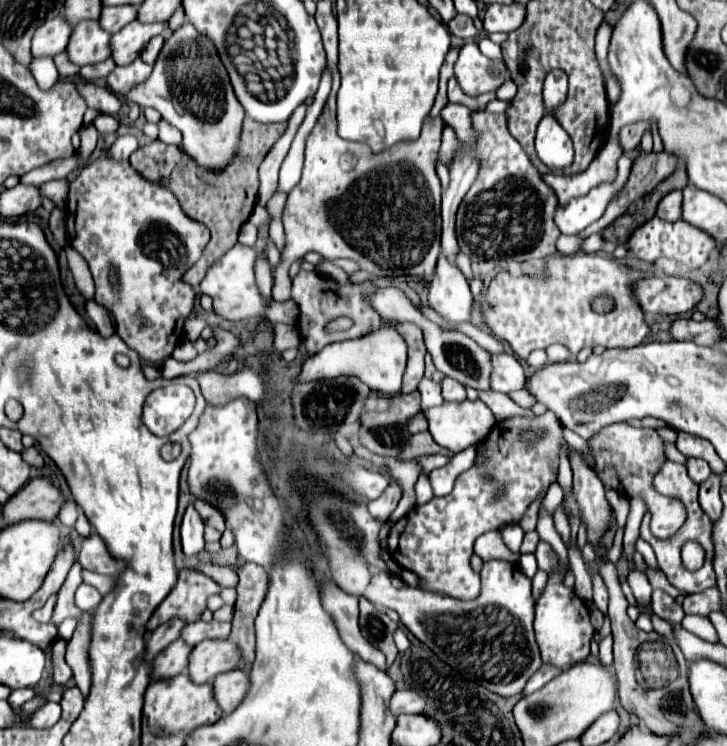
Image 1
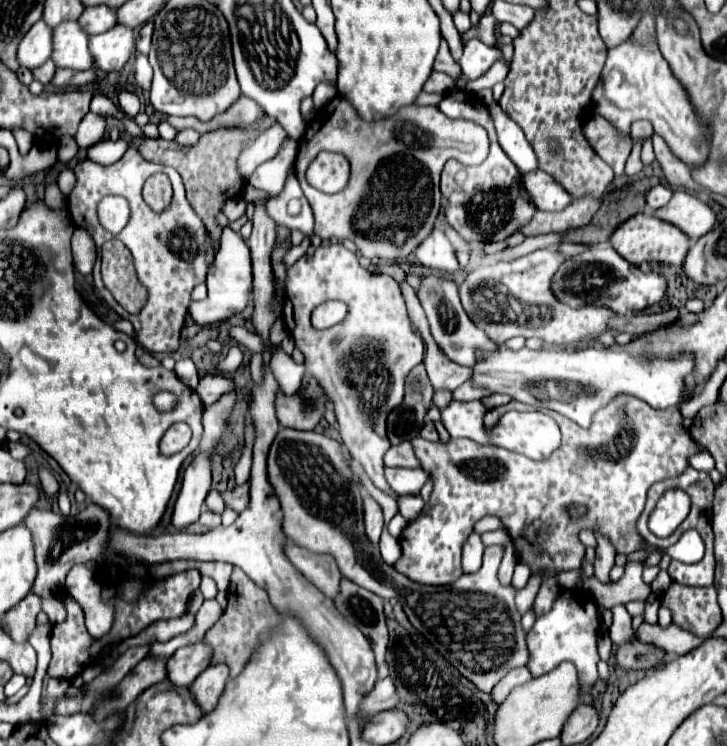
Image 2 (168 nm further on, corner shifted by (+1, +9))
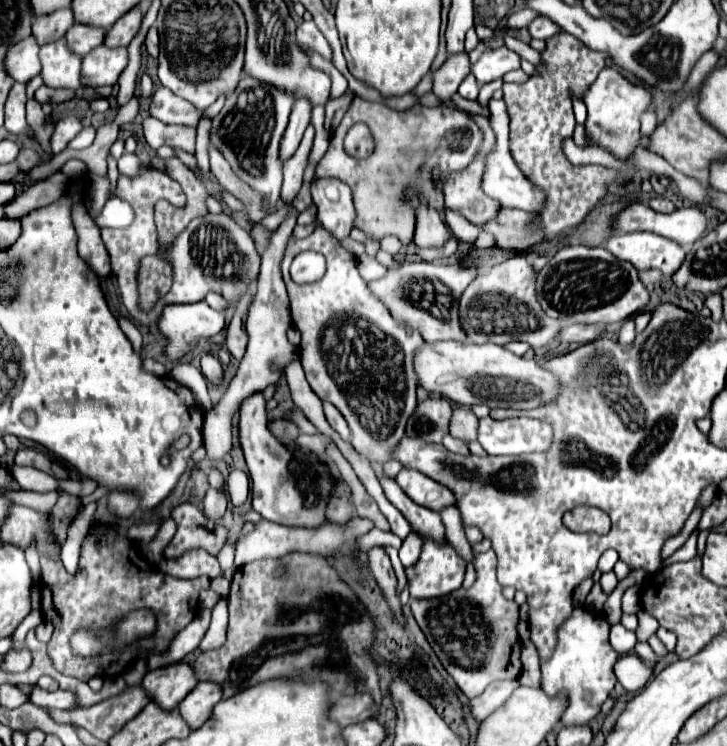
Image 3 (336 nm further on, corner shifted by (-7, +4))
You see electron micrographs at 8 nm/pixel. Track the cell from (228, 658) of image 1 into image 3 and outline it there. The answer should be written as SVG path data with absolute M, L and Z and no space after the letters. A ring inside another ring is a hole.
M168 664L146 672L140 686L160 708L170 710L182 702L196 682L194 670L188 664Z

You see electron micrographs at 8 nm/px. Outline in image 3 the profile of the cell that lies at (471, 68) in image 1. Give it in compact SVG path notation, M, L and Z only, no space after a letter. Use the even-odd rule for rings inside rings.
M500 46L496 50L486 50L472 66L472 74L476 76L478 84L486 84L496 78L502 78L506 72L516 68L520 68L520 56L506 46Z

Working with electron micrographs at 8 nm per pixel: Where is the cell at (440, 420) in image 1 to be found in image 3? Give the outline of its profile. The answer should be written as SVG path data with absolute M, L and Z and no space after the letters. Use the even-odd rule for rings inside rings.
M480 418L478 442L492 456L544 452L552 444L552 428L534 418Z

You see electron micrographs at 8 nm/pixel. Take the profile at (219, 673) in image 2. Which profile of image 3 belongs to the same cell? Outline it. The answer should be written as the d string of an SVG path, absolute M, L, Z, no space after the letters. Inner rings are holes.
M198 682L194 690L178 704L180 716L192 726L200 728L212 714L212 706L222 700L222 688L214 682Z

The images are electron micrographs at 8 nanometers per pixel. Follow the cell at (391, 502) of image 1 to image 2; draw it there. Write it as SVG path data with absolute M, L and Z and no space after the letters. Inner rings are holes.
M364 497L364 521L366 521L366 535L372 543L380 541L380 533L382 533L382 525L384 525L384 515L382 515L382 507L370 497Z

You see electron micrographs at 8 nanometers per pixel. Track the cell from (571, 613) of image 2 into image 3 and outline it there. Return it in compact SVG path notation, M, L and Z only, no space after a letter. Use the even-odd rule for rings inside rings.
M576 608L558 630L558 646L554 654L542 662L542 690L548 696L564 692L568 698L568 706L560 720L562 726L590 724L616 686L614 664L618 654L608 642L608 630L610 624L602 614L594 614L588 608Z

